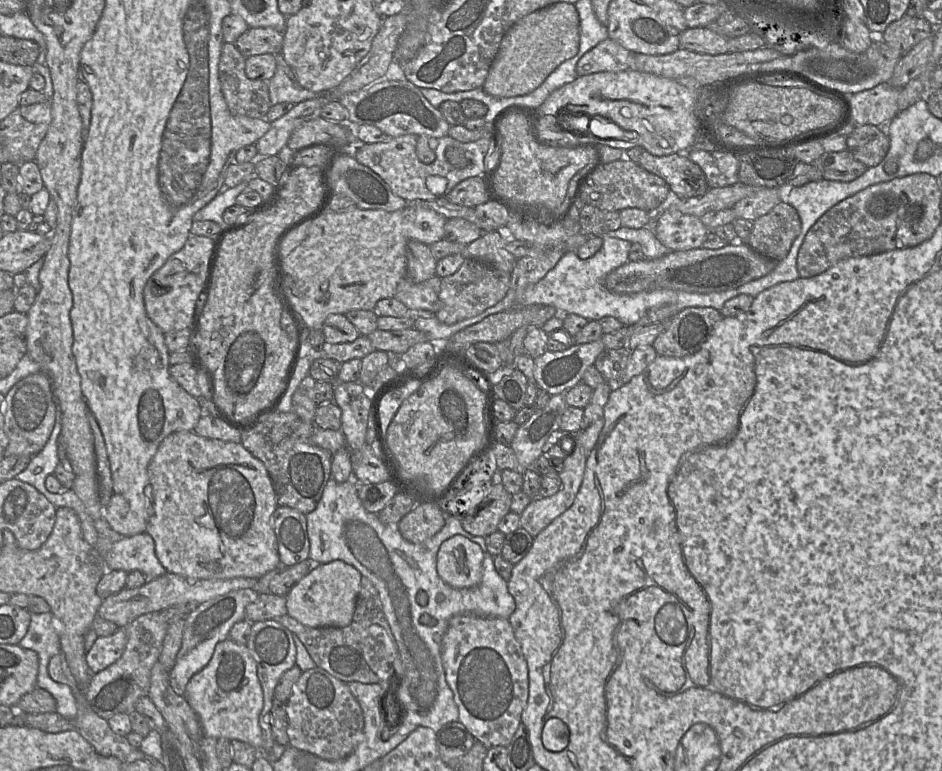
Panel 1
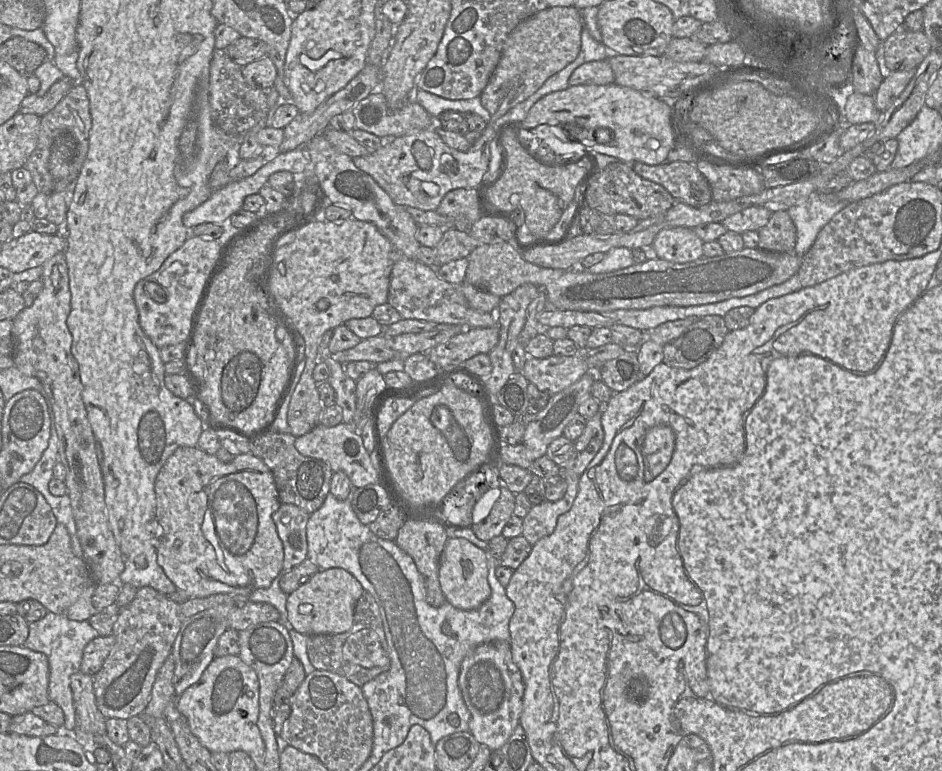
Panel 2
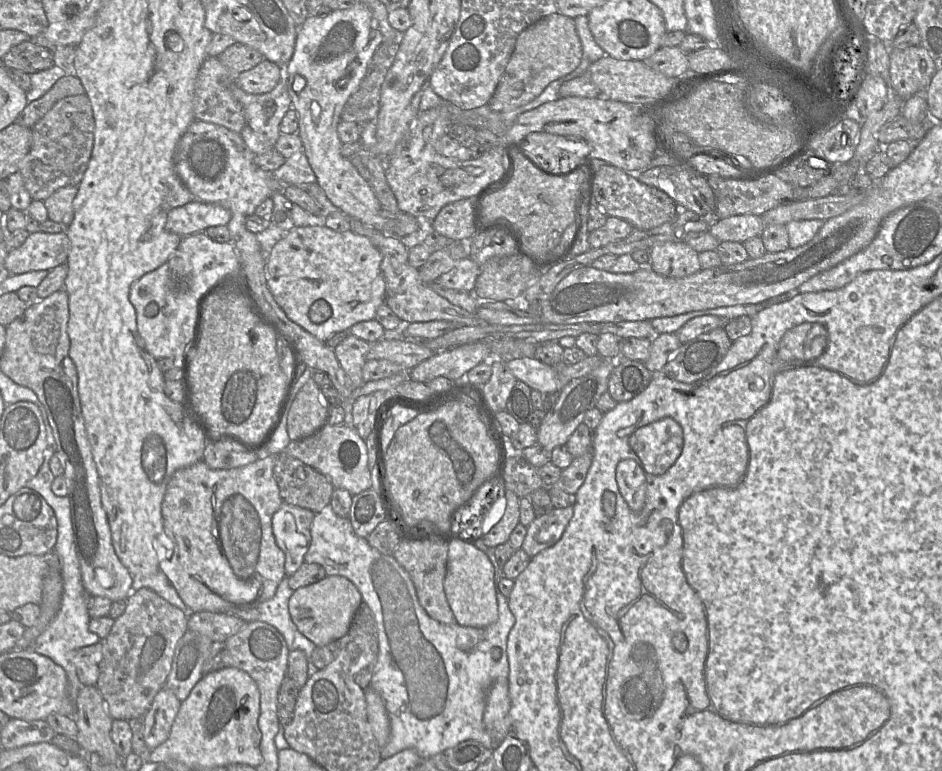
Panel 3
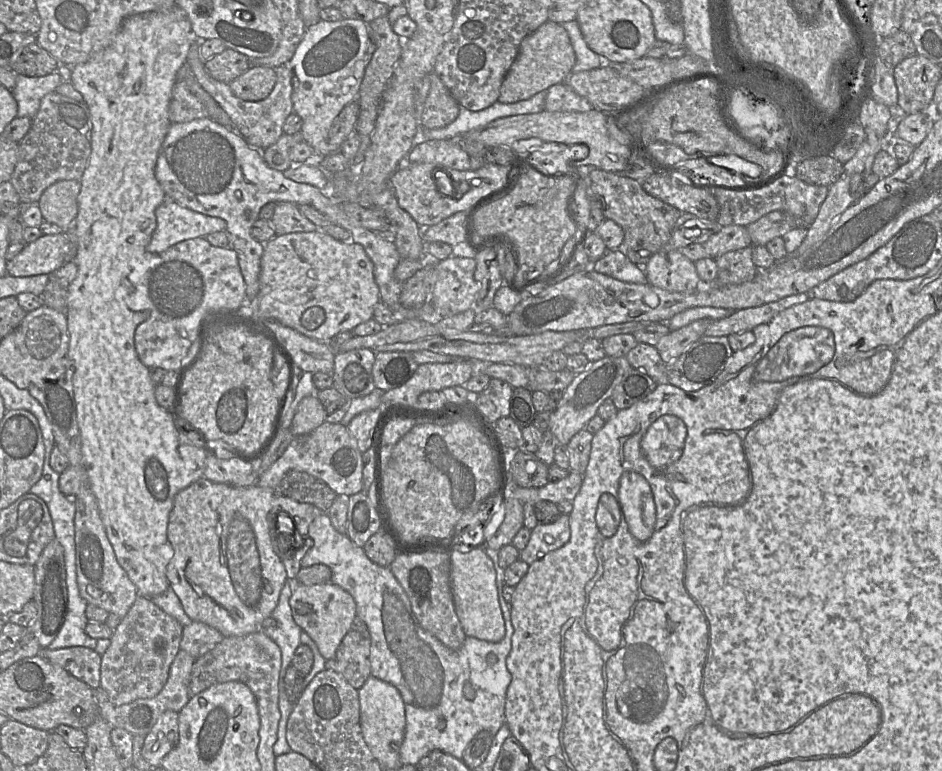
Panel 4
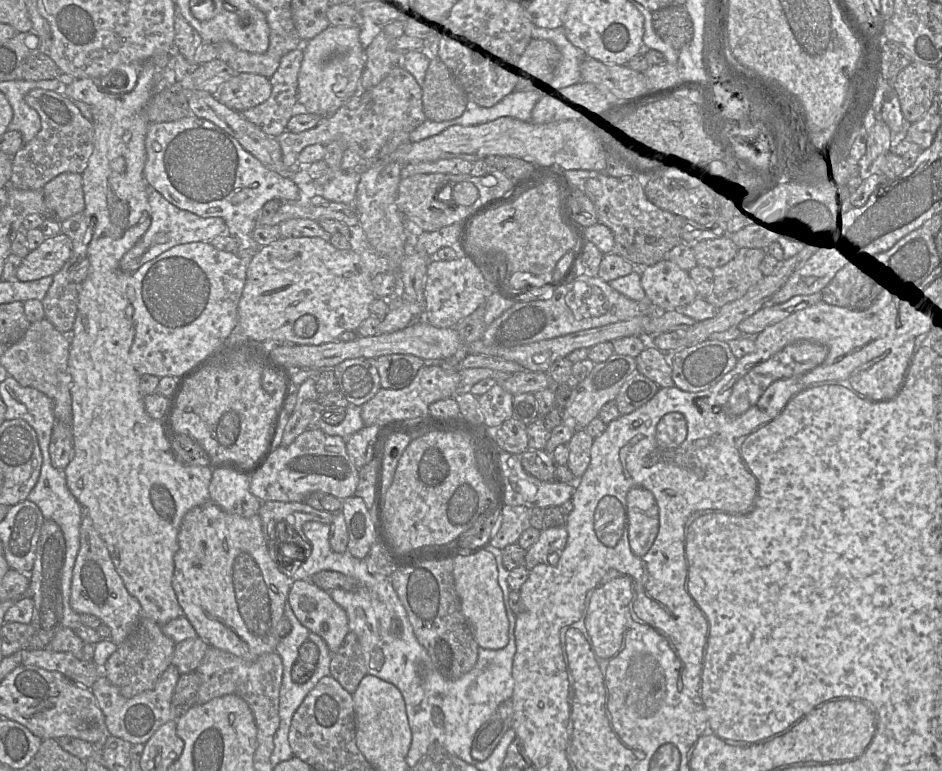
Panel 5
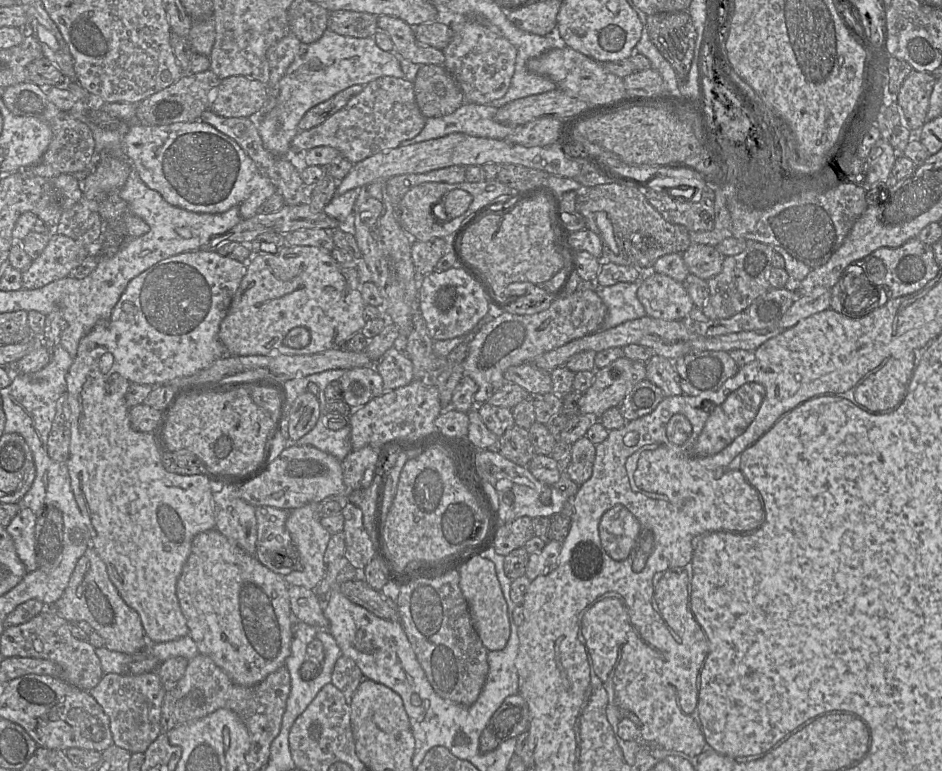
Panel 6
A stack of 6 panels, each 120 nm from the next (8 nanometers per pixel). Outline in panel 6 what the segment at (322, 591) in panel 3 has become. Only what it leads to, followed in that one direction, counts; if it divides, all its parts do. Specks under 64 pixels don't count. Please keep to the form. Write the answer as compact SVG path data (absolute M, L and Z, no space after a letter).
M290 586L291 612L303 623L328 631L329 621L324 615L323 603L315 591L303 586Z

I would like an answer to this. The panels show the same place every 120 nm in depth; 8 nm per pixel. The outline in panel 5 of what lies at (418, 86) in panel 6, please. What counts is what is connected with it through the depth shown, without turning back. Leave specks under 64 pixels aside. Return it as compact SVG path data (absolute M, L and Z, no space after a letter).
M431 59L422 88L424 122L442 123L460 117L468 100L451 71L440 59Z

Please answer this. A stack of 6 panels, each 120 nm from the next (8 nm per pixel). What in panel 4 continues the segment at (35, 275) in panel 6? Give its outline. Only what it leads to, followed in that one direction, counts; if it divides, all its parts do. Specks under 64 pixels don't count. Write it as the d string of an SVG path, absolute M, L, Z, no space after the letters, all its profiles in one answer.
M65 232L41 235L7 261L7 274L15 277L50 274L67 262L68 258L70 241Z

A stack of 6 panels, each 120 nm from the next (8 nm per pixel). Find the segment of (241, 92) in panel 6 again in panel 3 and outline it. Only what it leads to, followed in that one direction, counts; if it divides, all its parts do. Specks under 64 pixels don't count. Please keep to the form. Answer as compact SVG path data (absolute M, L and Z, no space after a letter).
M264 59L250 70L237 75L236 84L248 94L272 91L281 79L281 67Z

